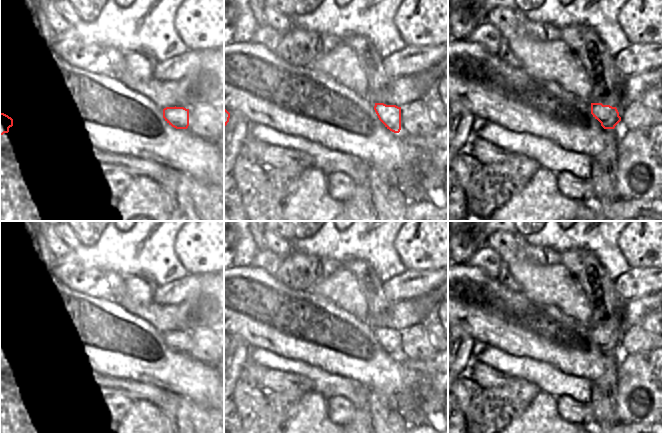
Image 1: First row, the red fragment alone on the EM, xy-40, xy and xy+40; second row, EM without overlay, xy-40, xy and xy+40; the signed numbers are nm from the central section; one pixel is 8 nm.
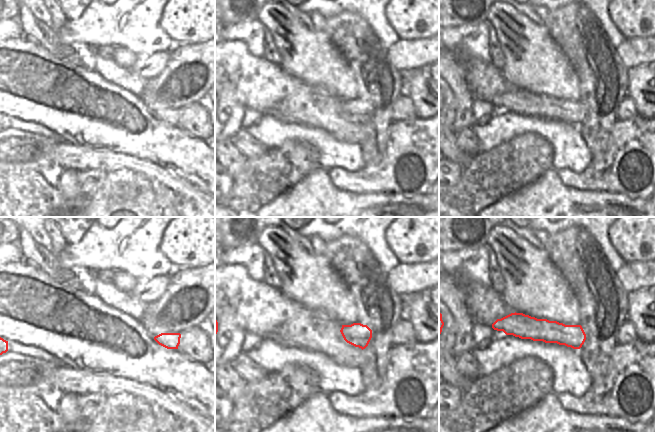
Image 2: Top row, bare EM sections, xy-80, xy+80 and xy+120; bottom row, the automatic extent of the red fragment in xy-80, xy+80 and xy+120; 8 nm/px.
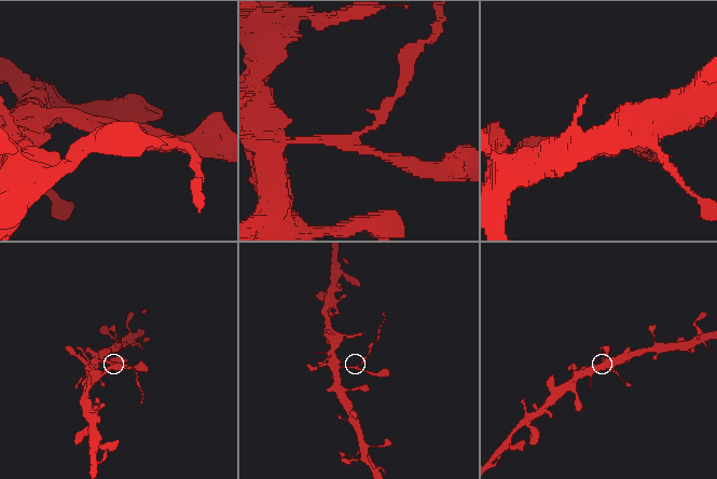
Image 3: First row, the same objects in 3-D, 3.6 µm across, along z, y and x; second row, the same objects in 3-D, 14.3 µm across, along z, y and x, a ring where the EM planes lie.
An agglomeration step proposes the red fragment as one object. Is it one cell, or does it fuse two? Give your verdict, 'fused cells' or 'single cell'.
fused cells

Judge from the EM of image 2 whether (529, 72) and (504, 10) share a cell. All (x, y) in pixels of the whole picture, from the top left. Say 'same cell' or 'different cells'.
same cell

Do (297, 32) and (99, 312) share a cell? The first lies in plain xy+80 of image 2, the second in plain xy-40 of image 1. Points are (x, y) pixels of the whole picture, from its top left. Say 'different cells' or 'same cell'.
different cells

